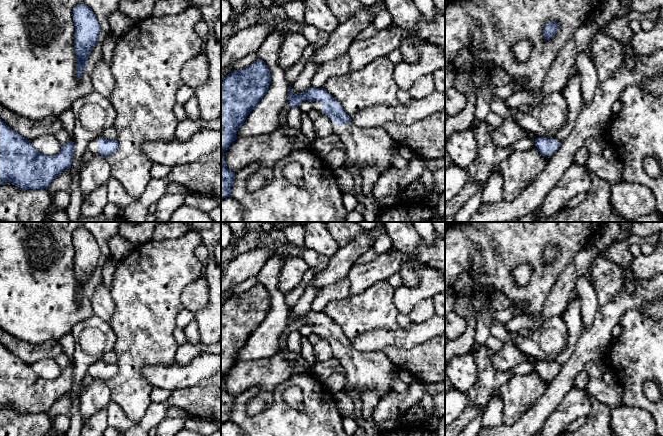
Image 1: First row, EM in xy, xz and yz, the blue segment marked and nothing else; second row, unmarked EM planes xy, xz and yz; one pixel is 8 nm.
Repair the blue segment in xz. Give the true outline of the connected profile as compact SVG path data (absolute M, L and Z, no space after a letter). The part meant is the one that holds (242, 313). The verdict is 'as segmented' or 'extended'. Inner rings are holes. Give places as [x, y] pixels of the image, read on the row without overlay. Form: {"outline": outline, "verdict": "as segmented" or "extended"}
{"outline": "M259 282L221 305L221 424L230 421L235 400L227 392L224 376L238 362L236 355L265 319L270 305L270 295Z", "verdict": "as segmented"}

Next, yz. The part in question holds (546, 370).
{"outline": "M555 360L551 362L540 361L535 364L535 370L547 383L551 382L559 373L561 367Z", "verdict": "extended"}

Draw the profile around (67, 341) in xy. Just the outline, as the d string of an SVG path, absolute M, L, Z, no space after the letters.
M68 333L62 336L59 341L63 348L62 352L65 353L72 360L70 366L74 366L74 362L73 362L73 353L75 350L74 336L71 333Z

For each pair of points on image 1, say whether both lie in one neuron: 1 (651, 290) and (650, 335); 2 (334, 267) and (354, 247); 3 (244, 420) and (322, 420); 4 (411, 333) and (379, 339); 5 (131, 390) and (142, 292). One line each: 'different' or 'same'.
1: different
2: same
3: same
4: same
5: same

